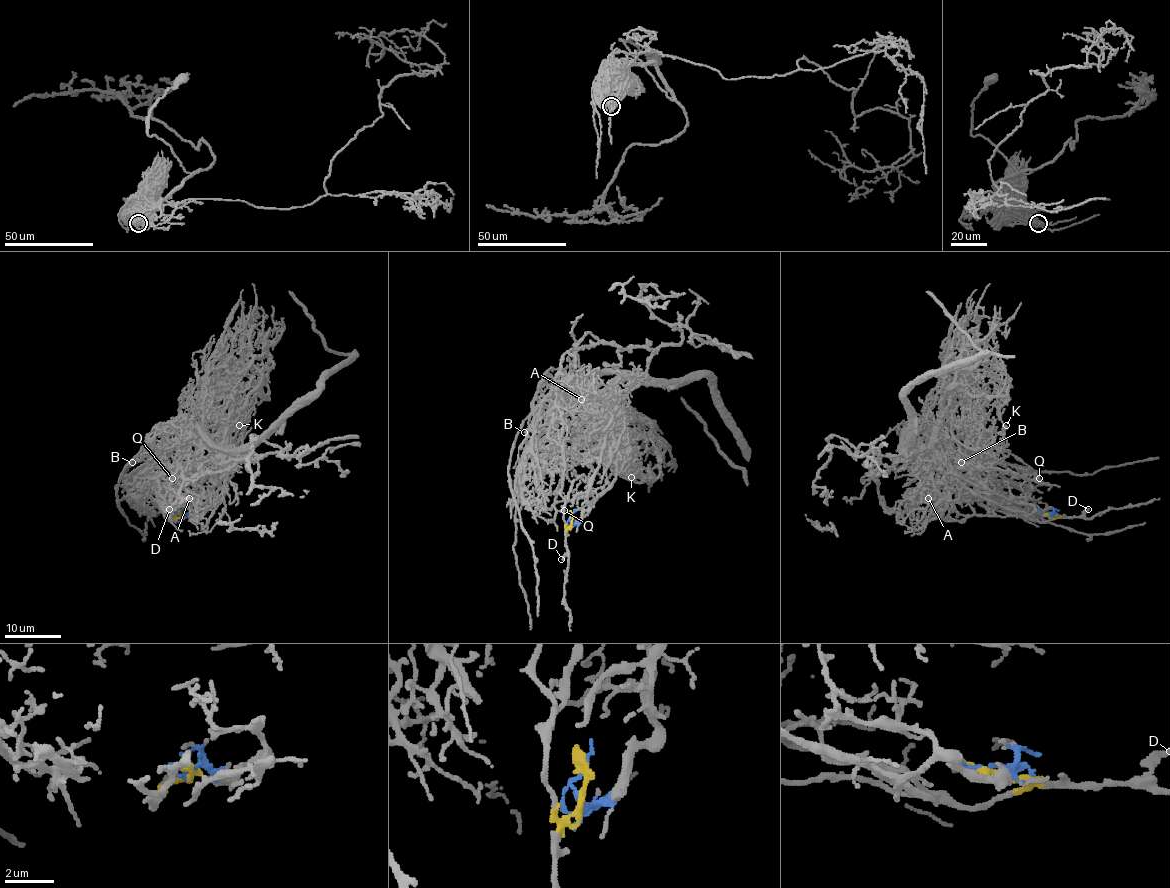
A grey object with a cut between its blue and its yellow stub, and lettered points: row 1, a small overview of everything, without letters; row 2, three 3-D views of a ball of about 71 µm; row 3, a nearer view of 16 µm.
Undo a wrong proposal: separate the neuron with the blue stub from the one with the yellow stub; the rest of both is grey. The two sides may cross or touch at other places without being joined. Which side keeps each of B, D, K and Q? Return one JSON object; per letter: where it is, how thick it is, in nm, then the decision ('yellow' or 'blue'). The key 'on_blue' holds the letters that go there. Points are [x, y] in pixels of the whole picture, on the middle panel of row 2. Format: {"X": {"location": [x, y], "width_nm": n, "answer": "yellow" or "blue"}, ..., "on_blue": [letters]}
{"B": {"location": [524, 432], "width_nm": 120, "answer": "blue"}, "D": {"location": [561, 559], "width_nm": 260, "answer": "yellow"}, "K": {"location": [631, 477], "width_nm": 140, "answer": "blue"}, "Q": {"location": [564, 510], "width_nm": 240, "answer": "blue"}, "on_blue": ["B", "K", "Q"]}

